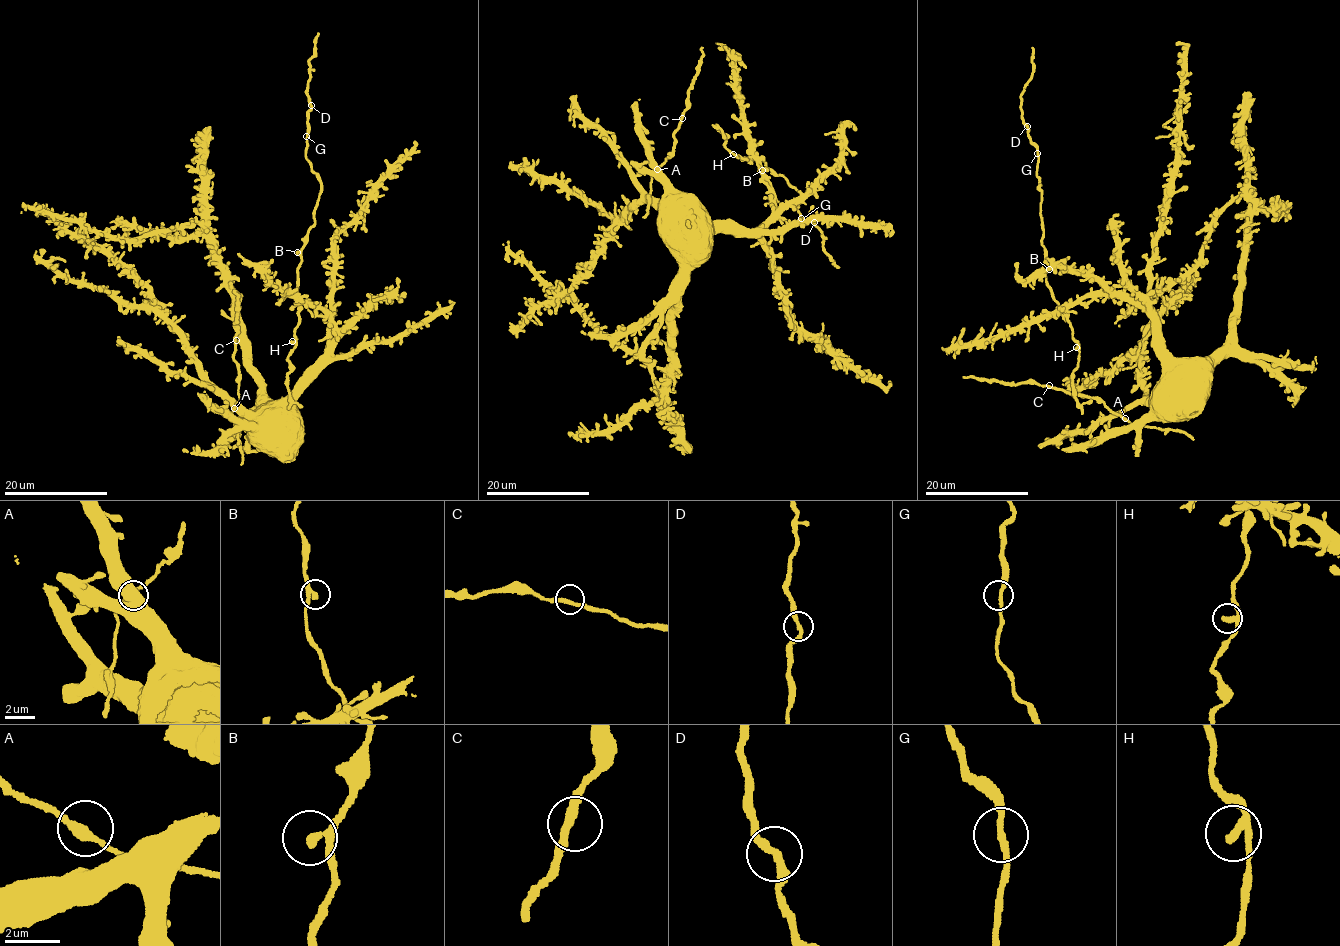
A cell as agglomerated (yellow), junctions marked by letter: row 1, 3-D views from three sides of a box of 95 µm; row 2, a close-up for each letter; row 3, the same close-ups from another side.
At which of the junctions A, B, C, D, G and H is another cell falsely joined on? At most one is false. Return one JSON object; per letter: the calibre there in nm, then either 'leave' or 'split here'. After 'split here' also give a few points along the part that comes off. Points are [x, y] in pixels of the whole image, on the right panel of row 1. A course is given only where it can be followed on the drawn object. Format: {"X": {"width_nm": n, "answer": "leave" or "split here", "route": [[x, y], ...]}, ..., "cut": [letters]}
{"A": {"width_nm": 280, "answer": "leave"}, "B": {"width_nm": 200, "answer": "leave"}, "C": {"width_nm": 240, "answer": "leave"}, "D": {"width_nm": 280, "answer": "leave"}, "G": {"width_nm": 240, "answer": "leave"}, "H": {"width_nm": 260, "answer": "leave"}, "cut": []}

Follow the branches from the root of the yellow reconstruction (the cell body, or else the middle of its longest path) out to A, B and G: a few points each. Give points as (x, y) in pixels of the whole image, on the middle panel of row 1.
A: (690, 240), (685, 235), (676, 197), (651, 177), (657, 169)
B: (690, 240), (717, 230), (746, 232), (774, 215), (770, 182), (761, 164), (751, 158), (765, 161), (762, 170)
G: (690, 240), (717, 230), (746, 232), (774, 215), (770, 182), (753, 157), (798, 190), (801, 218)

